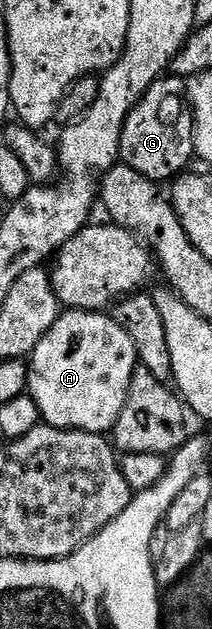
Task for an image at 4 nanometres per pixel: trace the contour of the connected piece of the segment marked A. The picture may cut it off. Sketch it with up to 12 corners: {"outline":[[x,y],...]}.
{"outline":[[68,309],[29,358],[42,424],[107,435],[139,365],[106,312]]}

